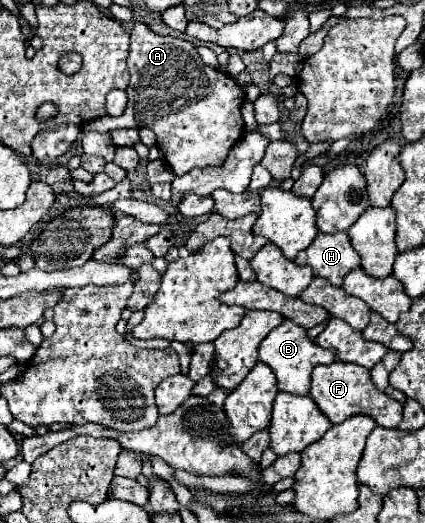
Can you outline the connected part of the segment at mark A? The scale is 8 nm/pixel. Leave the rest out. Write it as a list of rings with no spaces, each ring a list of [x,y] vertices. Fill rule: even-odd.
[[[138,22],[130,34],[130,86],[128,104],[120,118],[96,118],[84,124],[86,132],[112,132],[116,128],[150,128],[156,134],[156,144],[176,176],[192,168],[220,166],[228,152],[242,140],[240,106],[244,90],[236,80],[202,62],[192,42],[158,36],[146,24]]]

